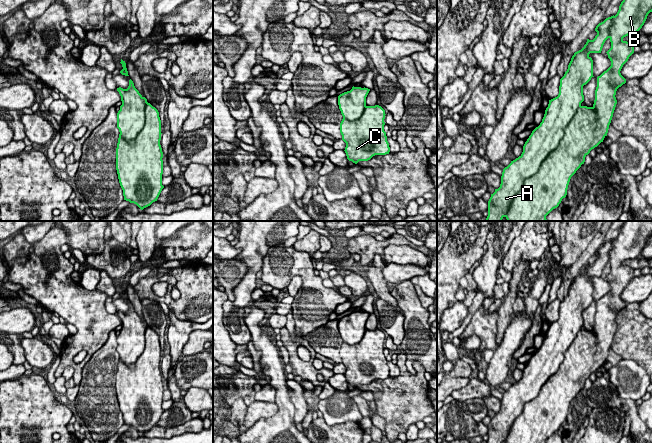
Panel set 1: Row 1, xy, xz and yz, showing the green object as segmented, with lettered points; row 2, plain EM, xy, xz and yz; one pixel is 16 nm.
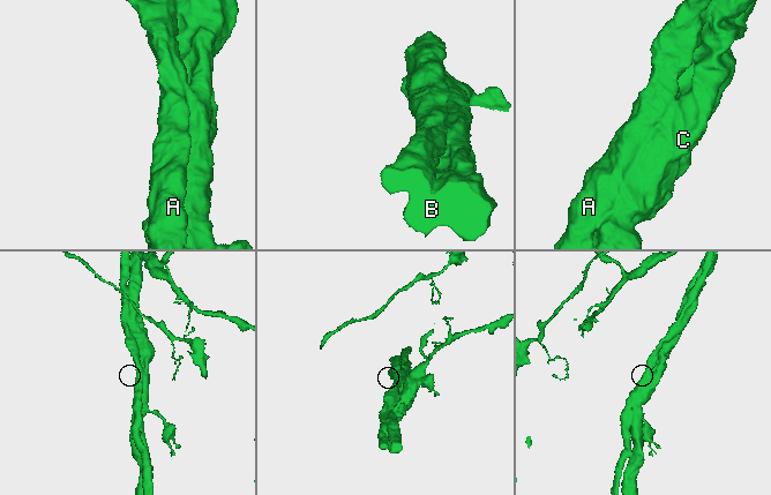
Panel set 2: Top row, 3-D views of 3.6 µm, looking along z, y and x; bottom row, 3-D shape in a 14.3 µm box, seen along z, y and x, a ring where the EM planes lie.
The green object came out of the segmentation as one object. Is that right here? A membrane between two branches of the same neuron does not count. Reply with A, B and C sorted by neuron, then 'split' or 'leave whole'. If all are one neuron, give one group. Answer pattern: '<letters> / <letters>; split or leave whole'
A B C; leave whole

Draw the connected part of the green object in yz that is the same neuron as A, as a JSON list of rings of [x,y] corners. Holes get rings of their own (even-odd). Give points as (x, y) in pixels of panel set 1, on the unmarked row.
[[[624,221],[617,238],[599,247],[595,252],[597,256],[595,262],[593,264],[587,263],[584,271],[574,277],[567,295],[560,303],[558,320],[549,324],[542,346],[532,355],[525,366],[522,378],[503,393],[500,411],[495,413],[488,425],[488,440],[486,443],[503,443],[504,441],[506,443],[546,443],[546,440],[559,430],[562,423],[567,419],[571,401],[584,388],[585,381],[590,375],[603,366],[607,360],[617,328],[616,315],[626,307],[626,303],[621,299],[620,295],[634,277],[634,269],[624,265],[623,262],[637,258],[650,236],[652,236],[652,221]],[[608,262],[611,266],[611,272],[606,277],[611,285],[611,290],[597,301],[593,330],[582,330],[581,327],[584,325],[583,310],[594,301],[593,284],[589,278],[601,277],[603,269]]]

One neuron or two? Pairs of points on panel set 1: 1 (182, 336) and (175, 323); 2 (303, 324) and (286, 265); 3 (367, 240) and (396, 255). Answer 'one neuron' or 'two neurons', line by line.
1: one neuron
2: one neuron
3: two neurons

